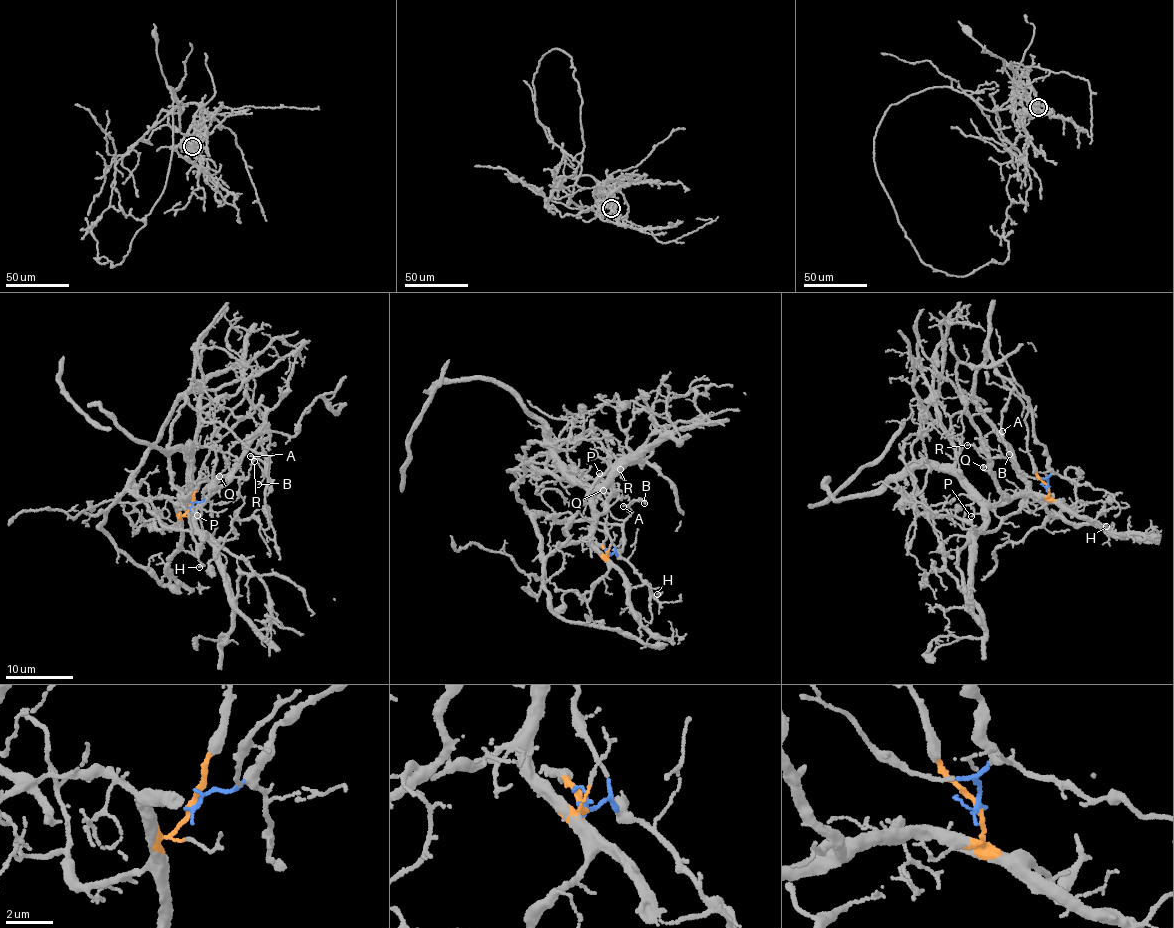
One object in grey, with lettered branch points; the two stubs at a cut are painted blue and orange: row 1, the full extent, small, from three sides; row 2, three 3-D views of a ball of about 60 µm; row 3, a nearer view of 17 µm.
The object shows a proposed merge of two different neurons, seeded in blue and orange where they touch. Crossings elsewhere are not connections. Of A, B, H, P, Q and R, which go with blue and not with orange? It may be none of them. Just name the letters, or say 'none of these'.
A, B

